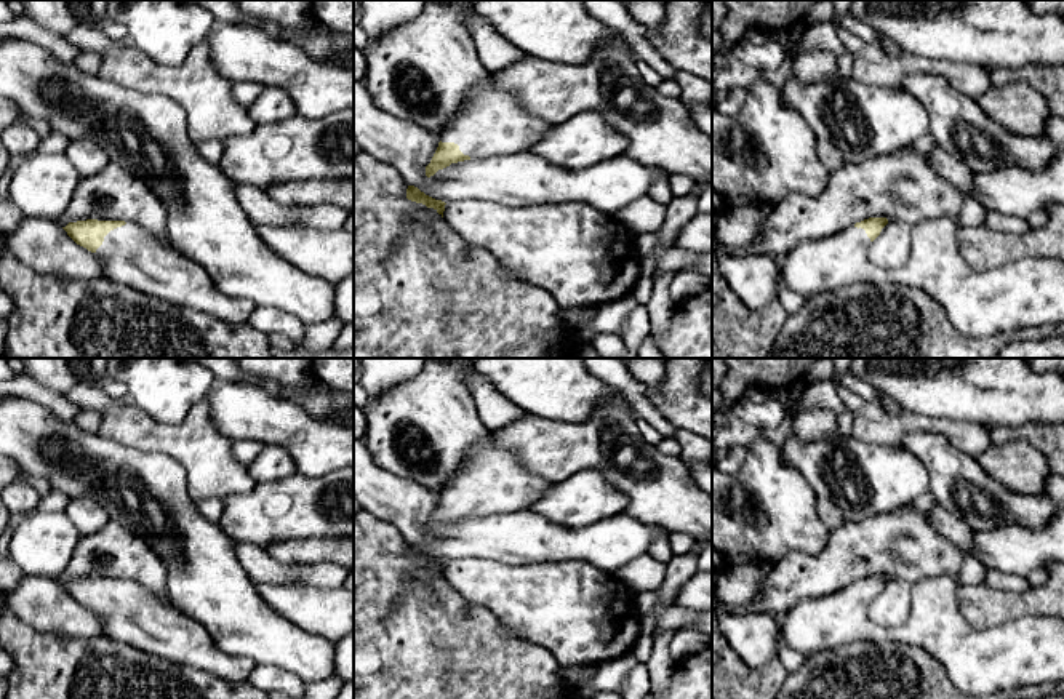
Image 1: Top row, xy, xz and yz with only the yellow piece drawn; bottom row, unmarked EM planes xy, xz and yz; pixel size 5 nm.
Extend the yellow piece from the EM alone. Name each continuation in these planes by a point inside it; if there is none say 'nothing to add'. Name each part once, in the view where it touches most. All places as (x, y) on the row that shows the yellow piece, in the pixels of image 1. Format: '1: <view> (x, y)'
1: xy (132, 256)

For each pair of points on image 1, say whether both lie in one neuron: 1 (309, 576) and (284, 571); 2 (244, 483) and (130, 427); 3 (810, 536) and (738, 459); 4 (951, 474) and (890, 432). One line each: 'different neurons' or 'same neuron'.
1: same neuron
2: same neuron
3: different neurons
4: different neurons

